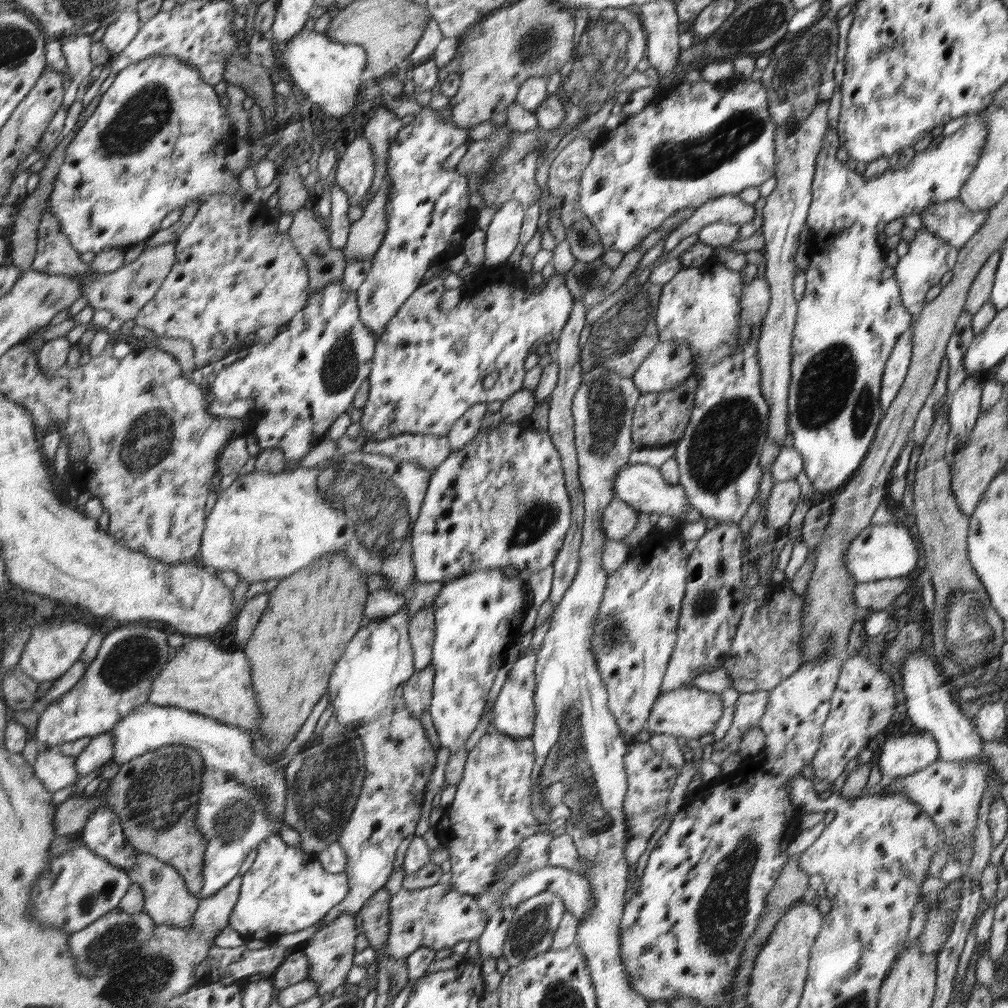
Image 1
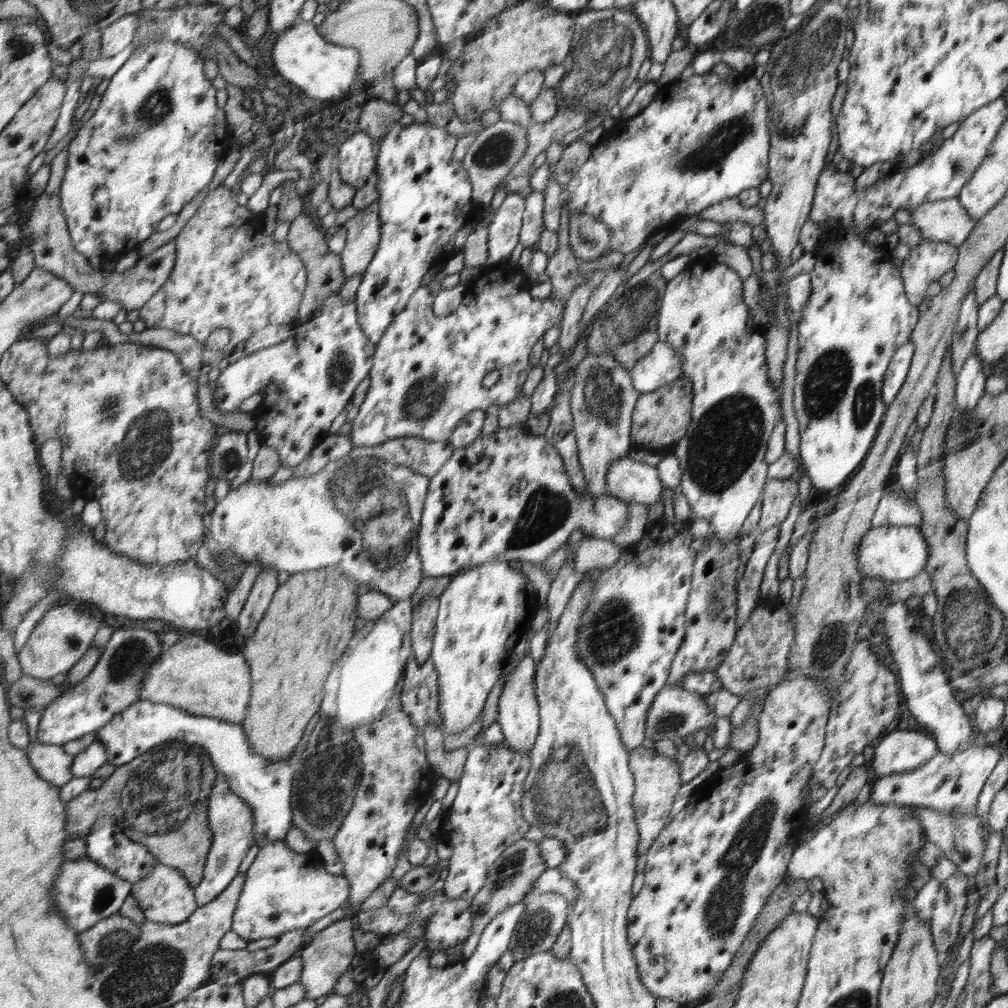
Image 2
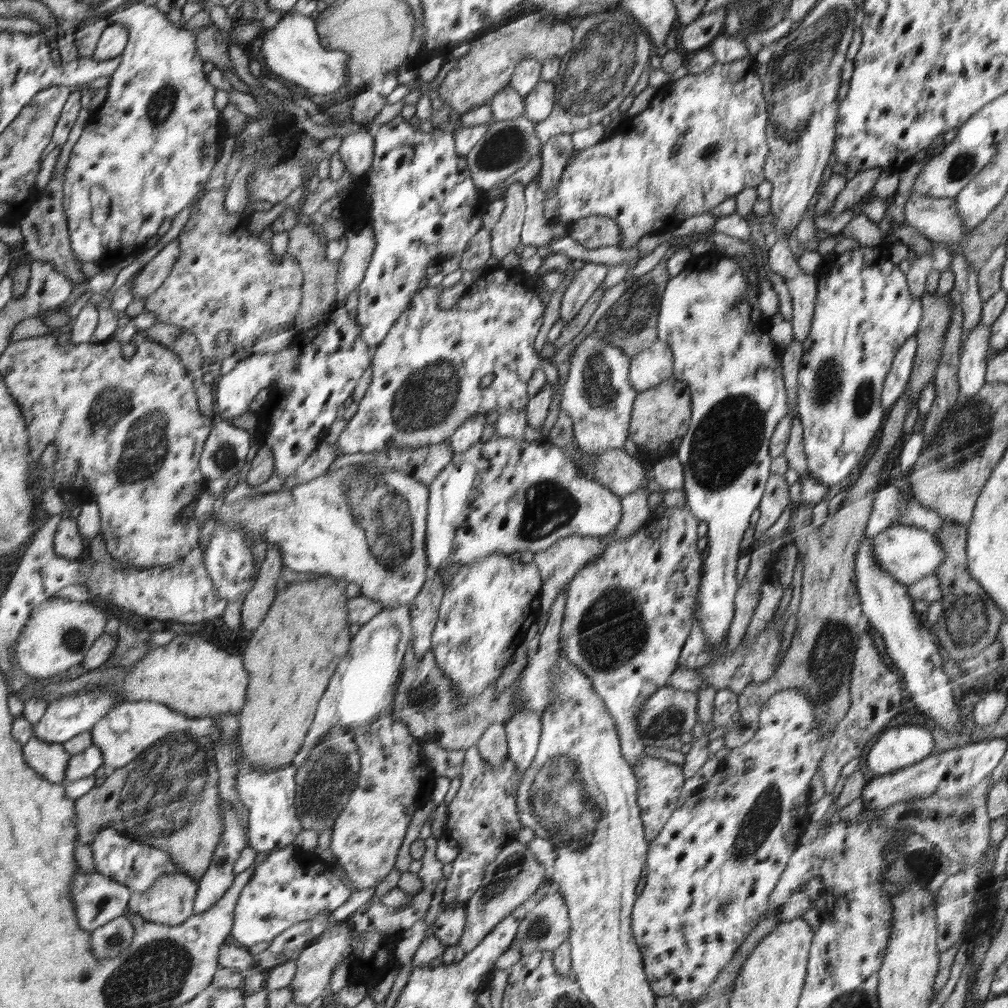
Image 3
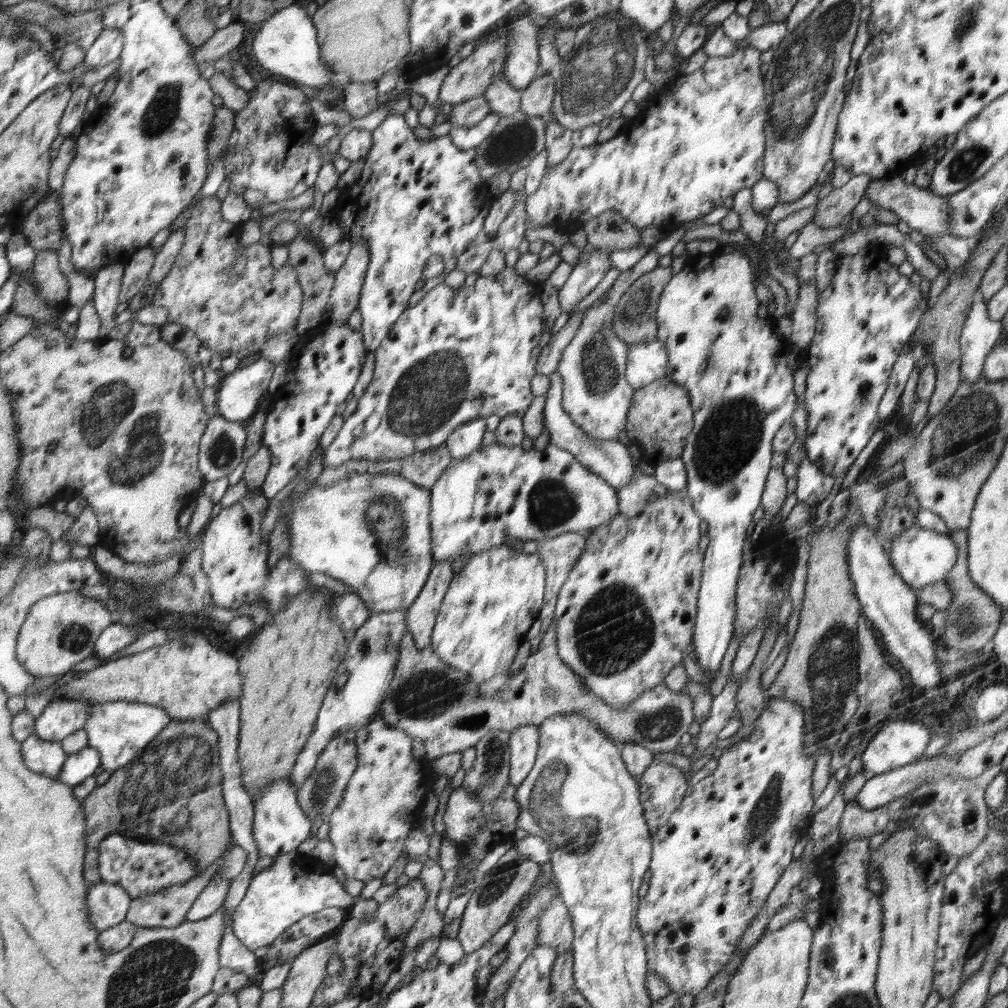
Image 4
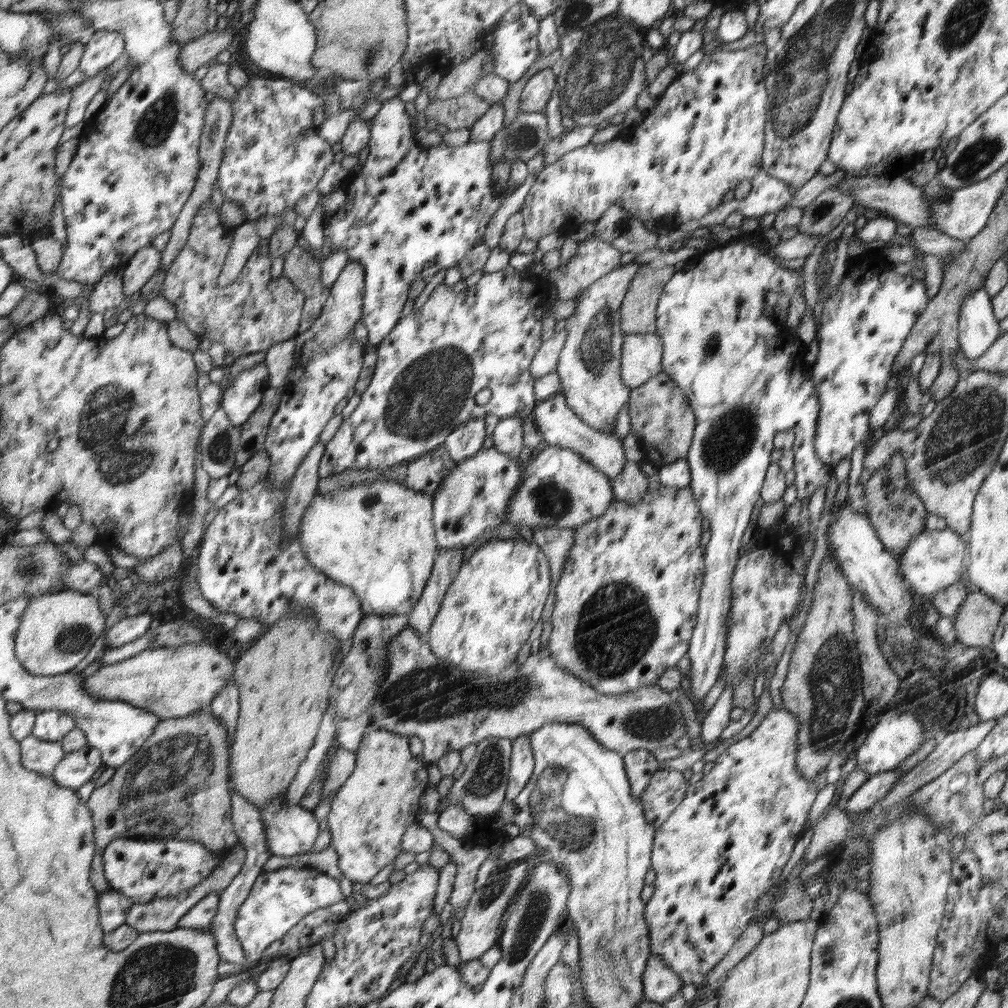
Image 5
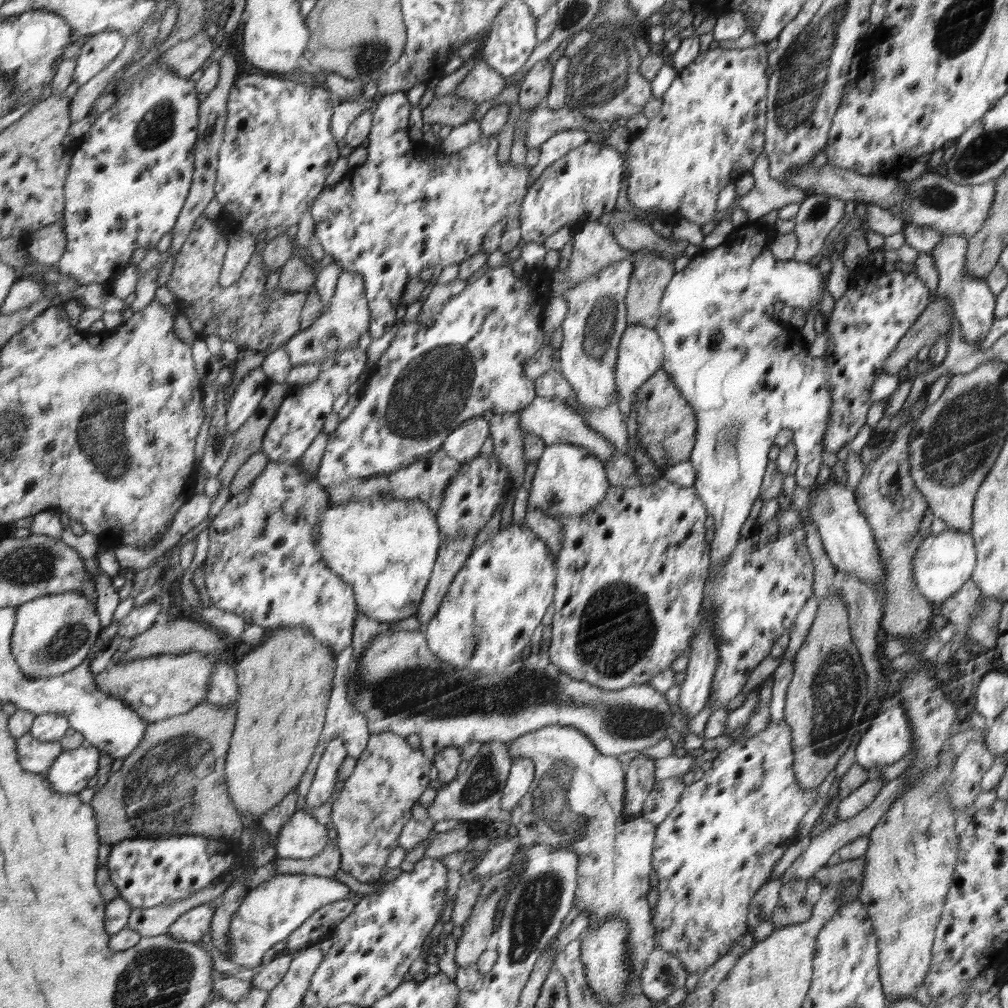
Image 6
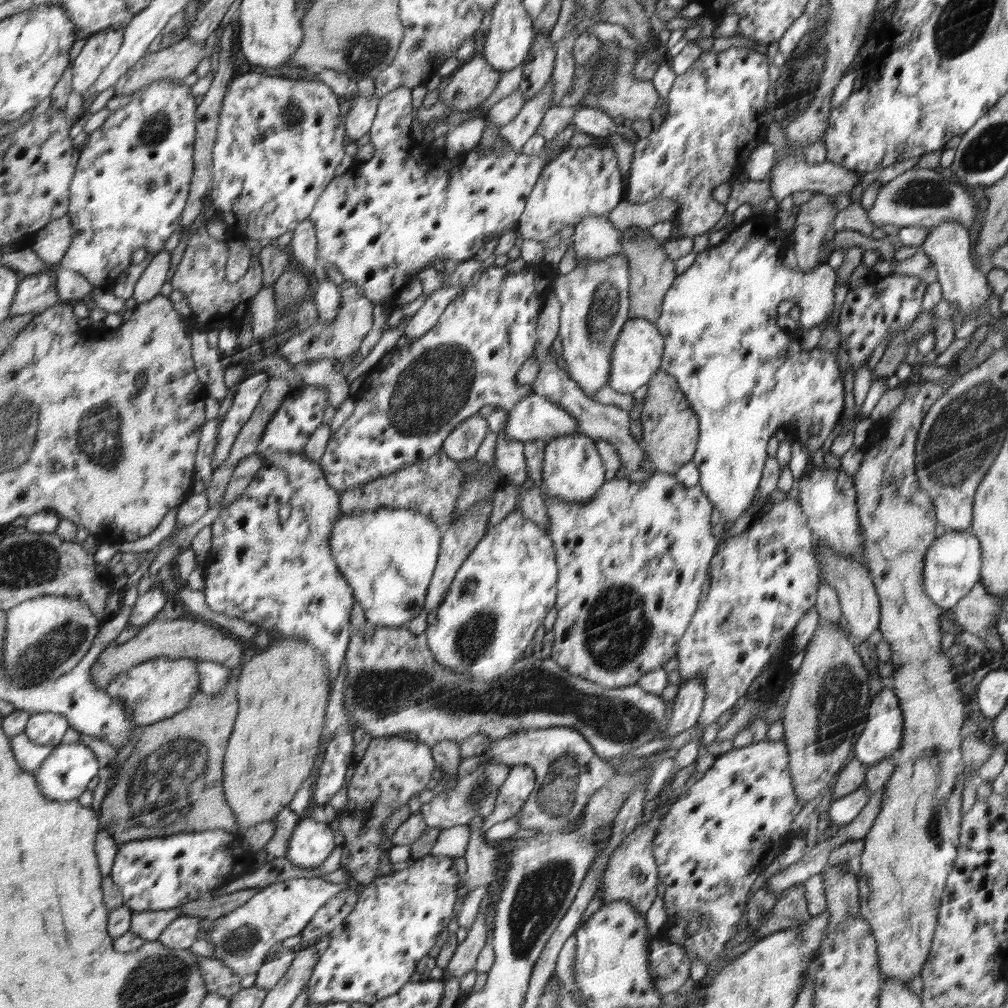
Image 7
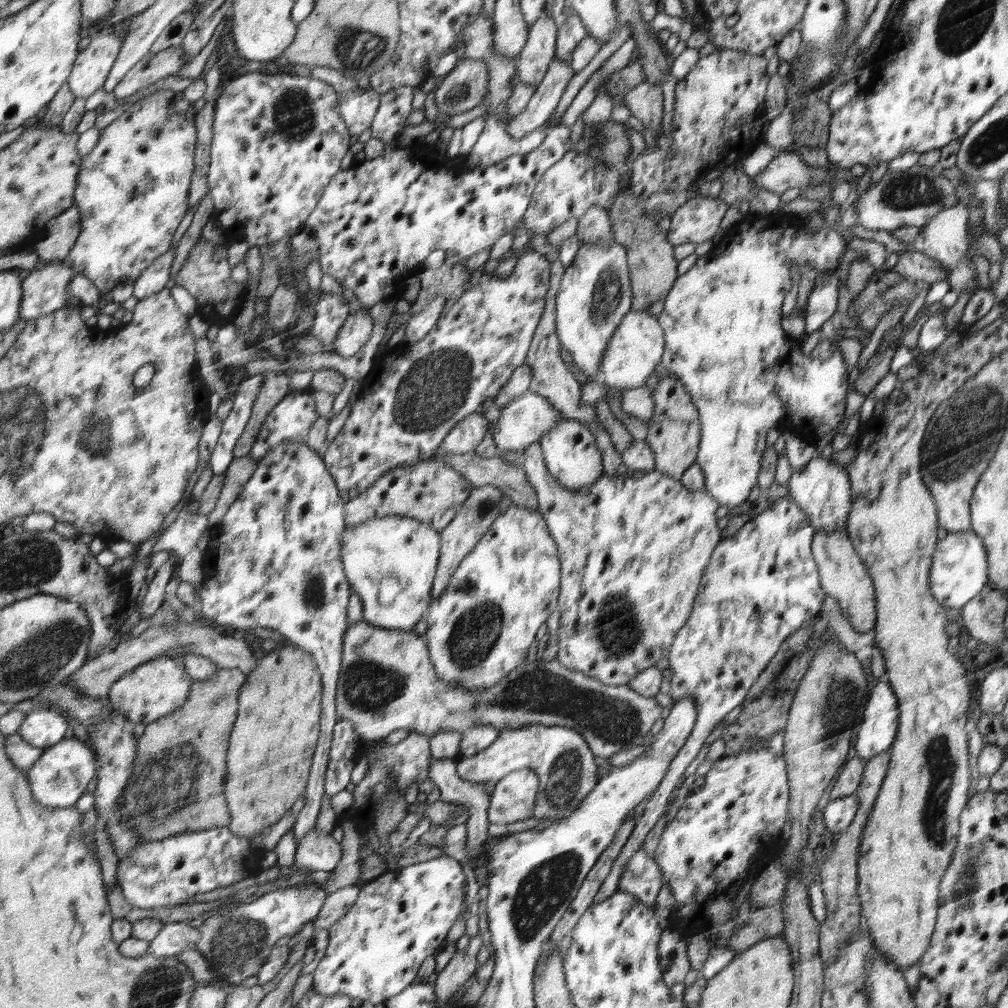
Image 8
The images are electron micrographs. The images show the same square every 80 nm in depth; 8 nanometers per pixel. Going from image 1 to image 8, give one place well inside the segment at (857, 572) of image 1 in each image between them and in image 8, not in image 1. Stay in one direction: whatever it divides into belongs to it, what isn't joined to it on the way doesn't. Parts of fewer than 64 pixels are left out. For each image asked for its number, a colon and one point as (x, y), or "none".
2: (895, 553)
3: (908, 553)
4: (921, 556)
5: (933, 560)
6: (944, 563)
7: (953, 563)
8: (960, 570)

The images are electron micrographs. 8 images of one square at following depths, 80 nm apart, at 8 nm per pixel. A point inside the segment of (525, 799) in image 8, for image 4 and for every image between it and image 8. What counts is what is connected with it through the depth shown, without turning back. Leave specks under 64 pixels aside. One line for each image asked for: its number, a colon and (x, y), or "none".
4: (523, 743)
5: (522, 761)
6: (523, 770)
7: (521, 781)

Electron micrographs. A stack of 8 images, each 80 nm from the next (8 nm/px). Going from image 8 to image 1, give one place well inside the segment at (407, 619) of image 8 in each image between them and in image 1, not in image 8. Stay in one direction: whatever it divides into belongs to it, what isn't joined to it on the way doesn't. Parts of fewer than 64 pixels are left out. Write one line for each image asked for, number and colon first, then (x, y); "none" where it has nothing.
1: (264, 526)
2: (361, 515)
3: (367, 525)
4: (373, 532)
5: (379, 538)
6: (386, 548)
7: (388, 554)

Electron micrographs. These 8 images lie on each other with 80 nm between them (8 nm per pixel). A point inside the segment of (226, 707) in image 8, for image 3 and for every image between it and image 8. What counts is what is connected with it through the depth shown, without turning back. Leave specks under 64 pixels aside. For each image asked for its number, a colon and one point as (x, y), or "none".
3: (170, 797)
4: (174, 794)
5: (179, 786)
6: (175, 784)
7: (173, 783)

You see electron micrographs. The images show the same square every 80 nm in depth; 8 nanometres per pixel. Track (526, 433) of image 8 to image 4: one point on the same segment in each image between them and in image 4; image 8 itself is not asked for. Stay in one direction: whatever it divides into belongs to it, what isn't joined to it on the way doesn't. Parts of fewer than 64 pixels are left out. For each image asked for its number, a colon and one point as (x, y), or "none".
4: (610, 459)
5: (559, 426)
6: (553, 421)
7: (536, 417)

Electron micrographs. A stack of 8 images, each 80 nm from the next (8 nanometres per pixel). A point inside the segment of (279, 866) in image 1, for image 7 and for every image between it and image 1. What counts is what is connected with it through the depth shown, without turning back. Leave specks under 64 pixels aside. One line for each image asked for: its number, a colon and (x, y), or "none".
2: (281, 893)
3: (281, 893)
4: (277, 897)
5: (278, 900)
6: (268, 914)
7: (241, 941)

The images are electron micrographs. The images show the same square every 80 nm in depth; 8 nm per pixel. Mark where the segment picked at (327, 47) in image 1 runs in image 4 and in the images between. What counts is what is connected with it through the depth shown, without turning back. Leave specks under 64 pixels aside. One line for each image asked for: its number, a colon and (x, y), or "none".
2: (301, 54)
3: (292, 48)
4: (286, 44)

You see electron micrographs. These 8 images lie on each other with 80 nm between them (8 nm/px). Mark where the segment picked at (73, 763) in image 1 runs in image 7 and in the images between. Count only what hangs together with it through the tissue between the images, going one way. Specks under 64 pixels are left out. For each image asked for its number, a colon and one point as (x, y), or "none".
2: (53, 762)
3: (51, 759)
4: (49, 758)
5: (39, 755)
6: (37, 756)
7: (32, 756)

